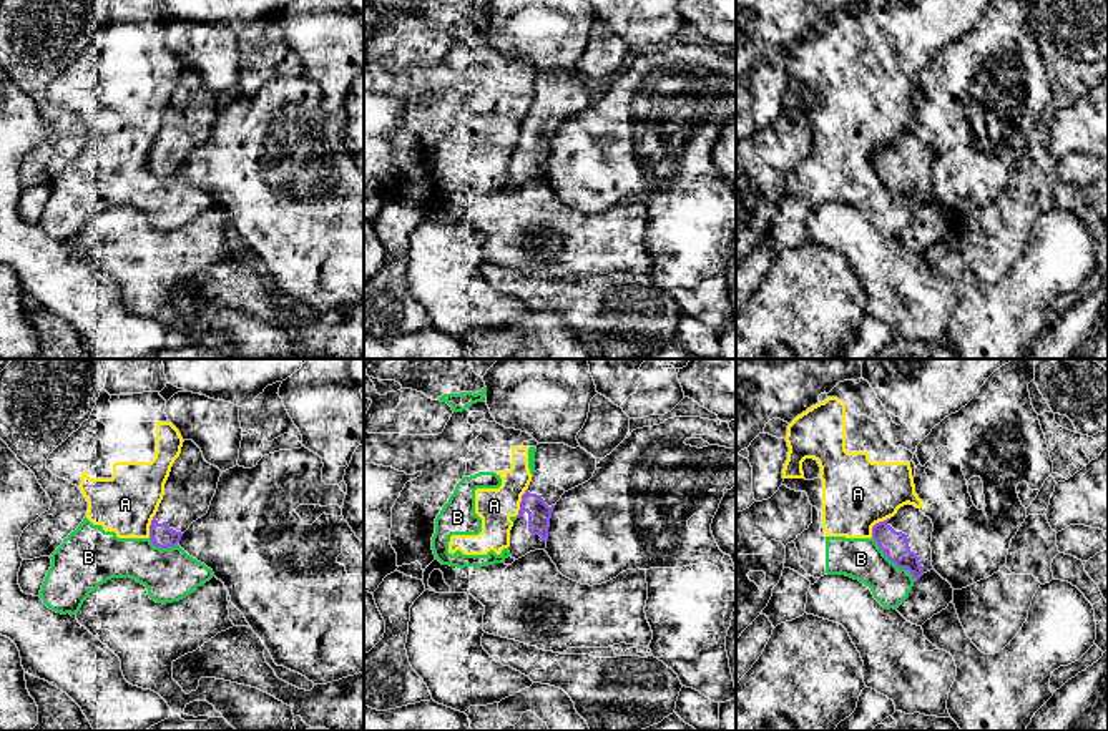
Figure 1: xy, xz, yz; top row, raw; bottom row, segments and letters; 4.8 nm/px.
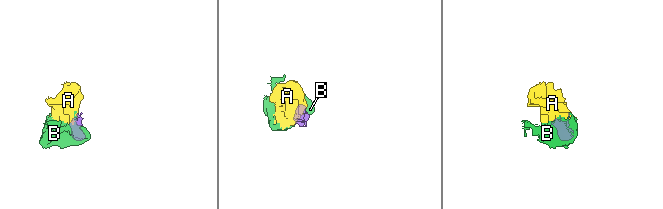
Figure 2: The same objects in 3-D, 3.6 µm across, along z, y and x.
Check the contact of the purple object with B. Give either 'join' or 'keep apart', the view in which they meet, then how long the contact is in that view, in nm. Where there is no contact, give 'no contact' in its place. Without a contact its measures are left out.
keep apart | yz | 300 nm

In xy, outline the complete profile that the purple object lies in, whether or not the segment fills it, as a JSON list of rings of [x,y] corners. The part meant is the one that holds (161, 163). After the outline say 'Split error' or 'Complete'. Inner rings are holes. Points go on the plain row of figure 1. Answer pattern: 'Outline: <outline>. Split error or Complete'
Outline: [[[193,68],[183,70],[150,153],[150,168],[154,174],[176,174],[189,153],[208,141],[221,101],[204,88]]]. Split error

